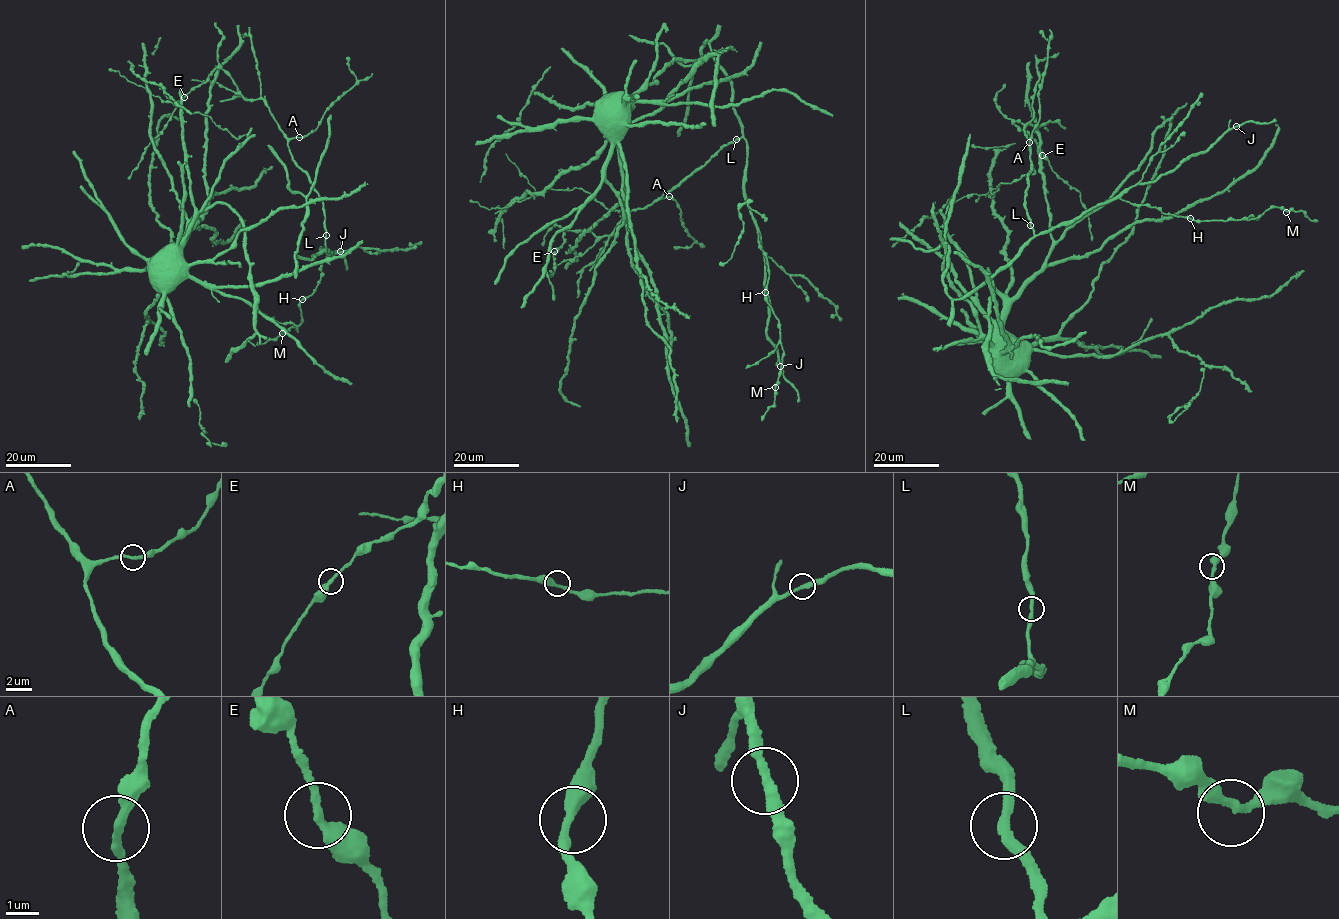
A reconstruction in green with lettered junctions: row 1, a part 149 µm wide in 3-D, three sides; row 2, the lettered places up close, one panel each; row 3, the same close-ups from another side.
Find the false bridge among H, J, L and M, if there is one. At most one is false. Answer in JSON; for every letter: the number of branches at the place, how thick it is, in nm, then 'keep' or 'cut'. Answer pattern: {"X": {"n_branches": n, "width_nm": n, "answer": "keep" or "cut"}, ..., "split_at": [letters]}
{"H": {"n_branches": 2, "width_nm": 340, "answer": "keep"}, "J": {"n_branches": 2, "width_nm": 300, "answer": "keep"}, "L": {"n_branches": 2, "width_nm": 300, "answer": "keep"}, "M": {"n_branches": 2, "width_nm": 260, "answer": "keep"}, "split_at": []}

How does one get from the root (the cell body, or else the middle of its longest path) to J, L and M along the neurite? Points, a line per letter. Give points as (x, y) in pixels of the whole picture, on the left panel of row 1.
J: (161, 282), (215, 259), (279, 209), (306, 203), (294, 255), (340, 251)
L: (161, 282), (215, 259), (241, 230), (283, 207), (306, 203), (295, 256), (313, 258), (326, 247), (326, 234)
M: (161, 282), (306, 203), (294, 255), (327, 255), (297, 331), (282, 333)

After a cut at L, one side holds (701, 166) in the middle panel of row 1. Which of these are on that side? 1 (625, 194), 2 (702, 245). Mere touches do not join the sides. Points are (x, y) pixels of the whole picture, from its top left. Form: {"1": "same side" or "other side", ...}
{"1": "other side", "2": "same side"}

